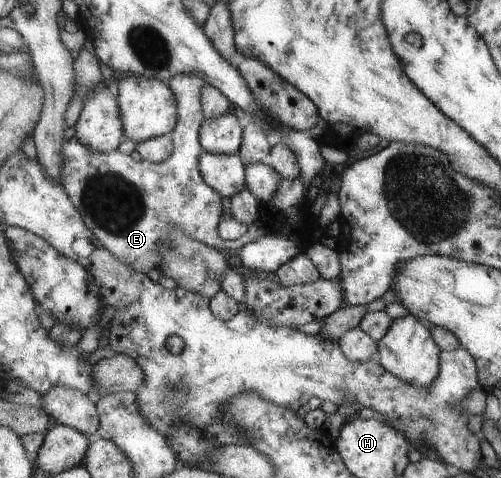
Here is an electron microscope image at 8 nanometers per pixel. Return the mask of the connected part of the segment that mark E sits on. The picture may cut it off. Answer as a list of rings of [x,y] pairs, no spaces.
[[[179,74],[170,81],[170,86],[177,96],[179,104],[178,126],[171,133],[174,137],[174,154],[161,163],[150,162],[142,159],[140,162],[131,158],[130,154],[123,154],[119,150],[114,152],[99,152],[91,150],[91,146],[85,146],[77,136],[63,142],[63,172],[61,172],[61,183],[71,196],[75,206],[79,208],[83,219],[90,230],[103,242],[103,246],[109,248],[119,260],[127,262],[135,270],[149,274],[153,268],[159,270],[159,264],[163,256],[159,252],[159,240],[171,230],[171,226],[177,226],[191,234],[191,238],[201,240],[209,246],[215,246],[219,250],[241,249],[245,244],[259,239],[270,232],[270,227],[257,220],[247,227],[247,232],[237,240],[223,240],[219,234],[219,224],[225,218],[225,206],[223,198],[208,186],[203,179],[202,171],[199,168],[199,156],[204,152],[200,142],[200,133],[206,115],[202,106],[203,88],[208,82],[201,76],[193,74]]]

